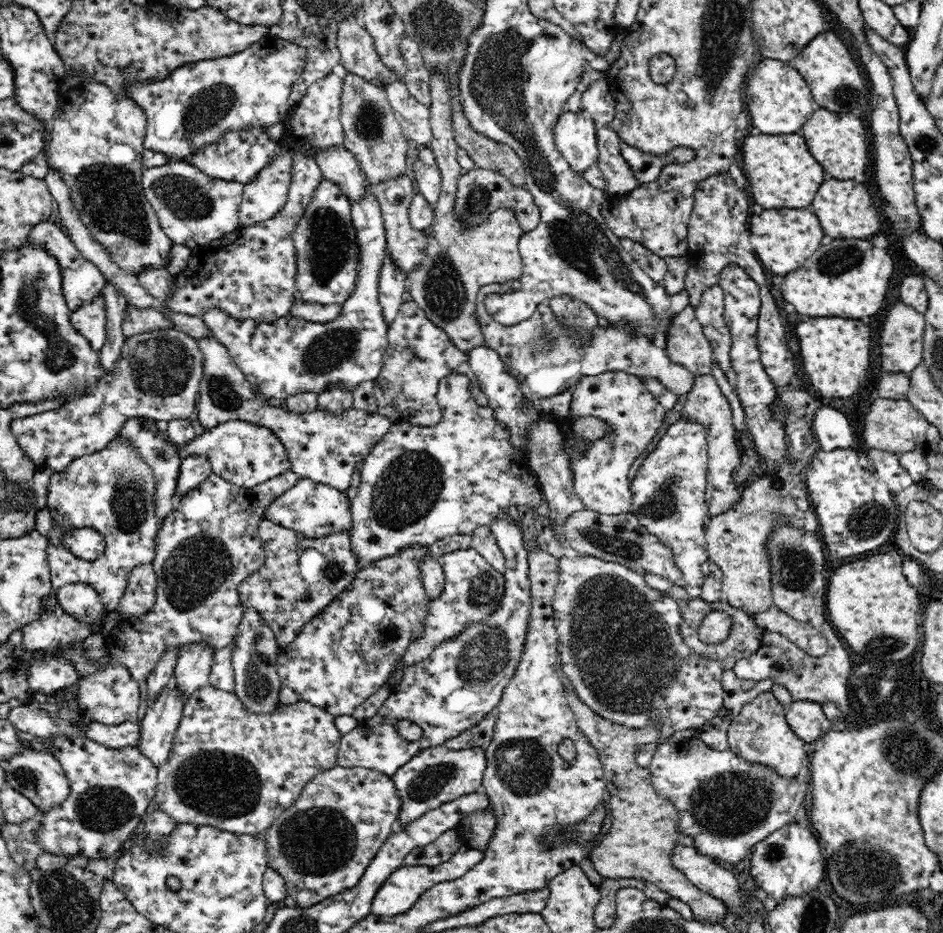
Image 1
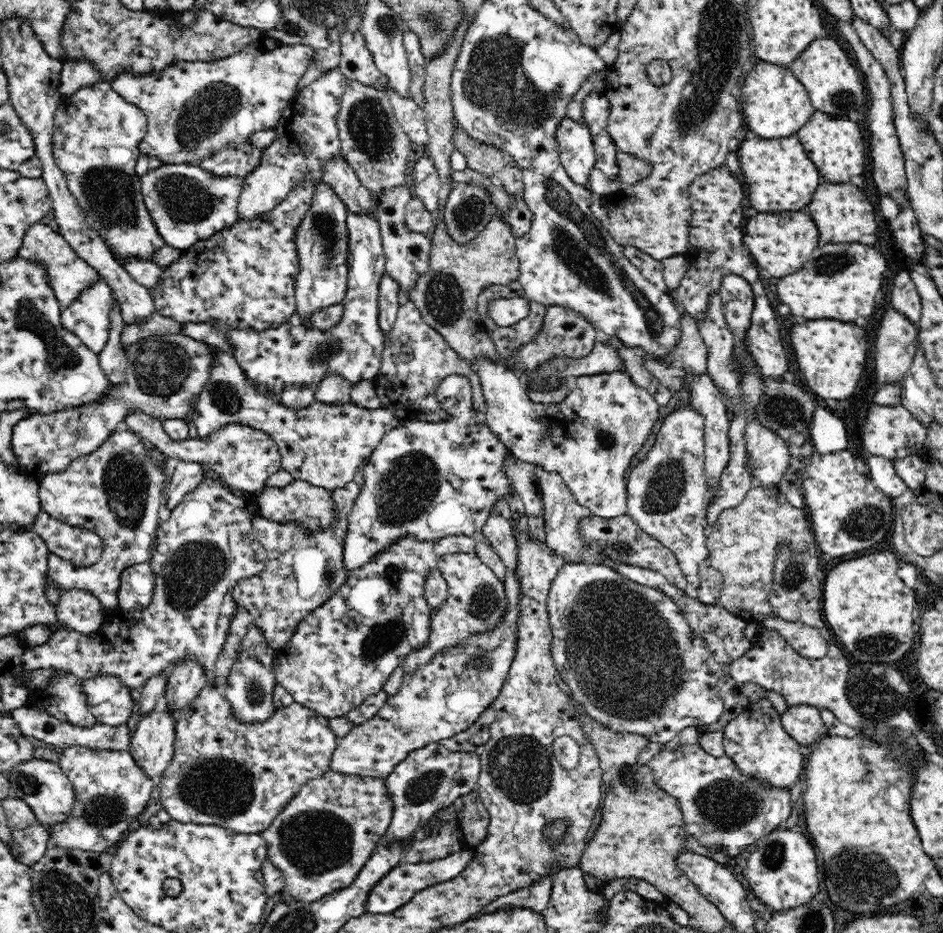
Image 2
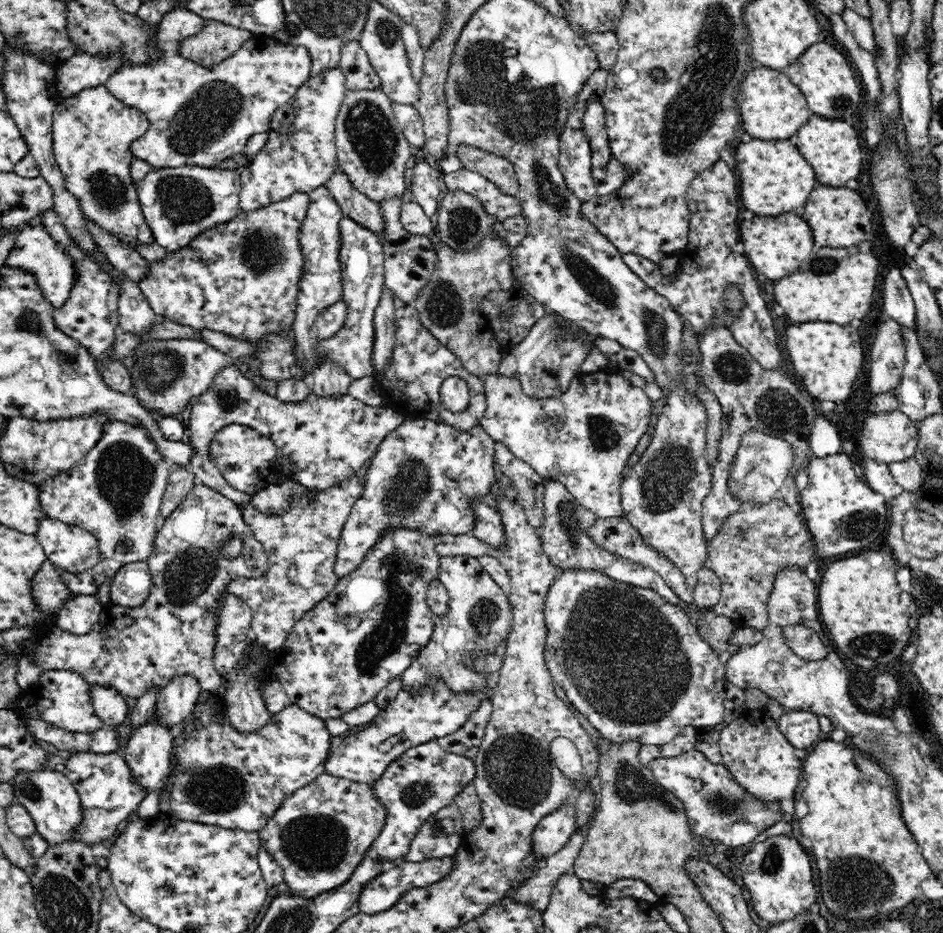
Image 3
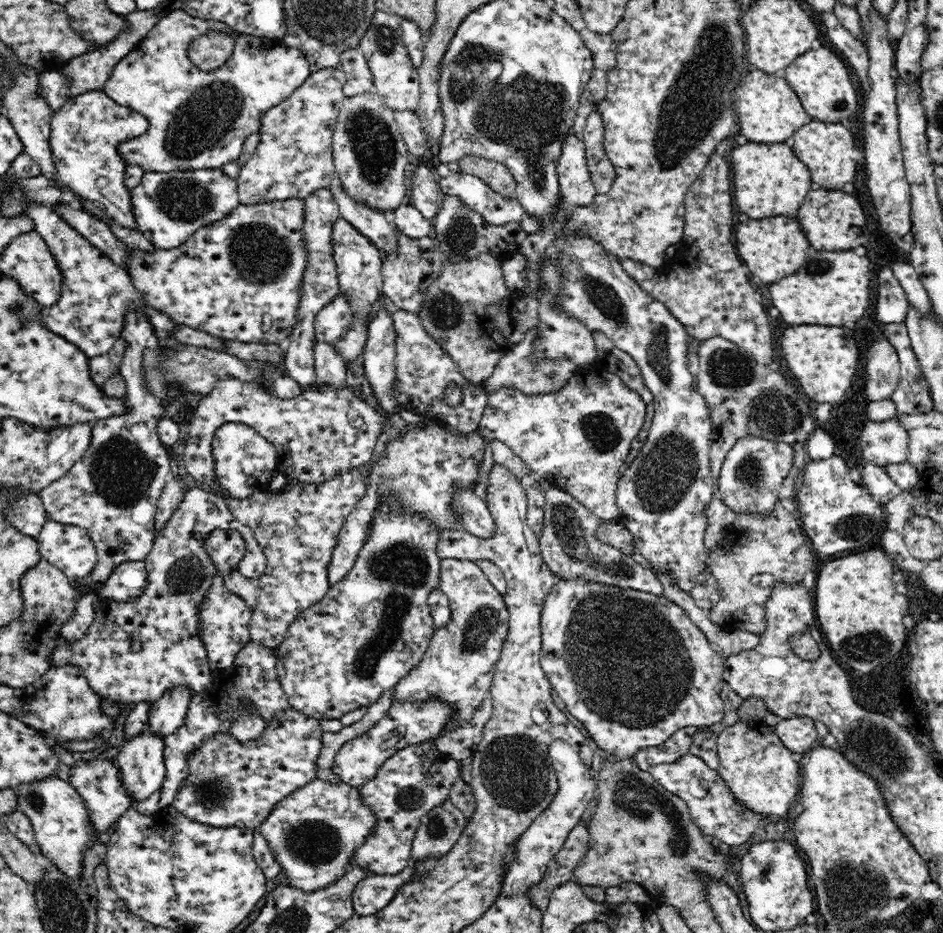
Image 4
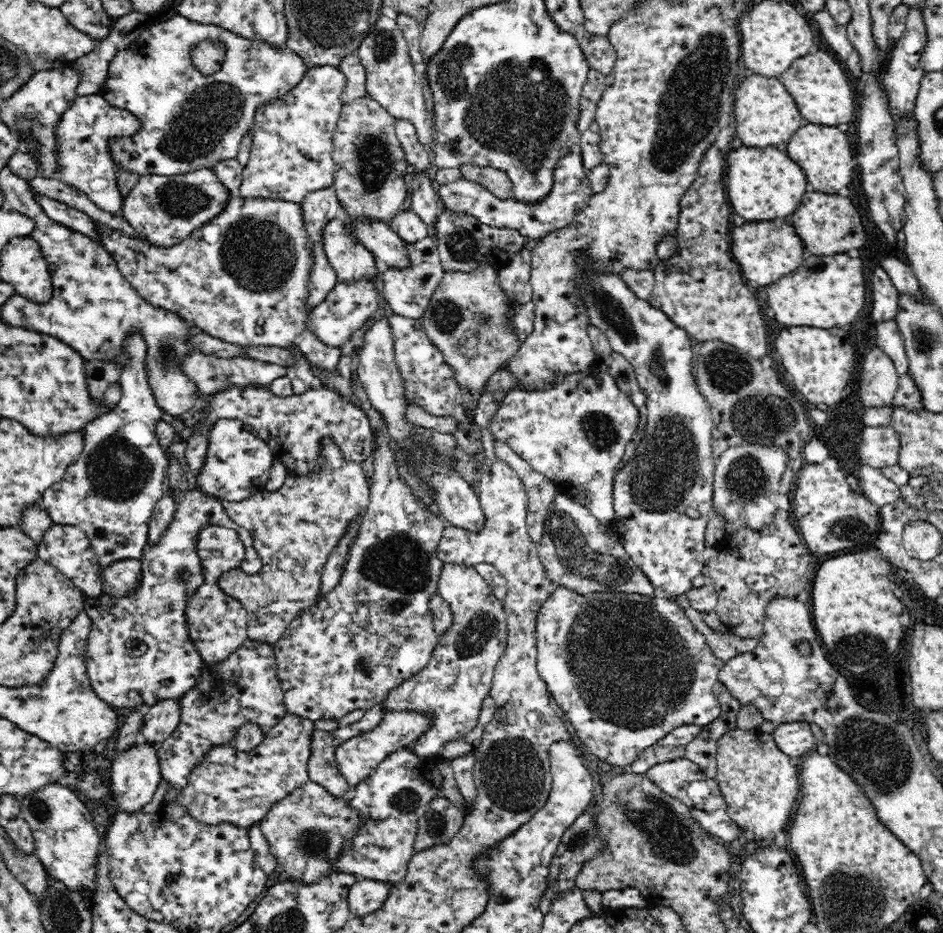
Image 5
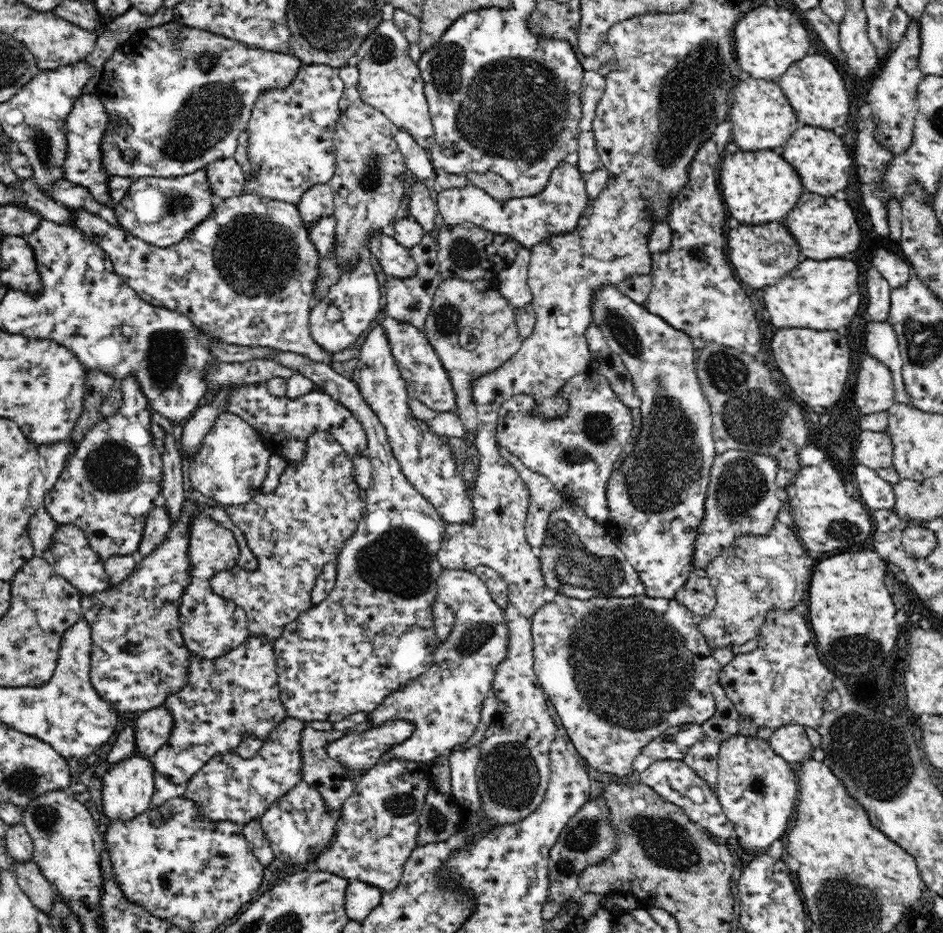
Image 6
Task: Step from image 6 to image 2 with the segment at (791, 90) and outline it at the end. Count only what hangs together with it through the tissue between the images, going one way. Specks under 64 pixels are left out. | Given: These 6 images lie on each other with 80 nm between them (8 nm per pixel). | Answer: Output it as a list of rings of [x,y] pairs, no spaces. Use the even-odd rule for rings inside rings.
[[[832,38],[813,40],[804,52],[788,65],[788,69],[807,89],[816,111],[844,118],[844,114],[850,114],[850,110],[858,110],[866,104],[860,72],[852,64],[850,56]]]

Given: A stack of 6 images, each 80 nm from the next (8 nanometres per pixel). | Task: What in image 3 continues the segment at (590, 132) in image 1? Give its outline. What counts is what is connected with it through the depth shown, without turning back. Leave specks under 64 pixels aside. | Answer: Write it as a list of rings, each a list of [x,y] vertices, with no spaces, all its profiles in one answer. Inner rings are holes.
[[[562,126],[559,143],[559,164],[568,189],[582,202],[592,200],[597,189],[591,173],[592,148],[582,129]]]

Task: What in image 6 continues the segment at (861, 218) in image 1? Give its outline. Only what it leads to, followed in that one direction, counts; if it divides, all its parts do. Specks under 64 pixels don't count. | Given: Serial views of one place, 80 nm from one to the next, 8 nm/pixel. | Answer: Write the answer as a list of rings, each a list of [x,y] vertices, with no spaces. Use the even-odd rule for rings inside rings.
[[[804,192],[784,220],[788,224],[788,232],[792,232],[792,236],[800,244],[802,256],[812,256],[812,260],[830,260],[832,256],[844,256],[854,252],[860,244],[860,228],[846,200]]]

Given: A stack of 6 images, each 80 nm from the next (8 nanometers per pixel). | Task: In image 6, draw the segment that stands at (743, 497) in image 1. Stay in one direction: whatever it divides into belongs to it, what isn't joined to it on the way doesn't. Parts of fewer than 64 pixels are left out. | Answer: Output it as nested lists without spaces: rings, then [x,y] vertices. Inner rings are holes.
[[[777,521],[774,528],[764,536],[752,536],[745,533],[737,537],[733,544],[720,555],[716,556],[705,568],[712,588],[716,594],[716,608],[706,617],[697,619],[697,627],[704,636],[704,641],[712,651],[726,646],[740,646],[753,639],[757,639],[766,616],[773,609],[794,609],[800,605],[804,592],[808,590],[810,576],[814,570],[814,560],[808,556],[808,551],[802,548],[802,541],[792,527],[787,527]],[[754,578],[754,580],[752,580]],[[756,578],[764,582],[762,588],[758,588]]]

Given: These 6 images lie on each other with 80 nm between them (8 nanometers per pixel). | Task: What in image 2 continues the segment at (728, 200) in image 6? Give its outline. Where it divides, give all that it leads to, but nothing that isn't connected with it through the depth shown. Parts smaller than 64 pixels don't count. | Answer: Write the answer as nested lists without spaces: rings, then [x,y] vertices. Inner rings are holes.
[[[797,136],[744,138],[735,146],[740,159],[747,206],[756,208],[758,212],[806,210],[822,179],[815,162],[808,157]]]

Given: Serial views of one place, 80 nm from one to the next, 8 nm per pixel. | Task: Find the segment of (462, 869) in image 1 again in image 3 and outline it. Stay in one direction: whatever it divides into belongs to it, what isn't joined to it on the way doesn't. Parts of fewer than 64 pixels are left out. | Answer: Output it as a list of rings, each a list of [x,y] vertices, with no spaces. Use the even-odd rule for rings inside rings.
[[[446,856],[417,863],[405,860],[400,866],[384,872],[380,876],[376,876],[376,880],[366,884],[359,900],[360,913],[364,912],[373,915],[382,911],[388,911],[402,900],[406,892],[416,887],[426,888],[435,882],[444,880],[452,874],[454,868],[456,868],[456,856]]]

